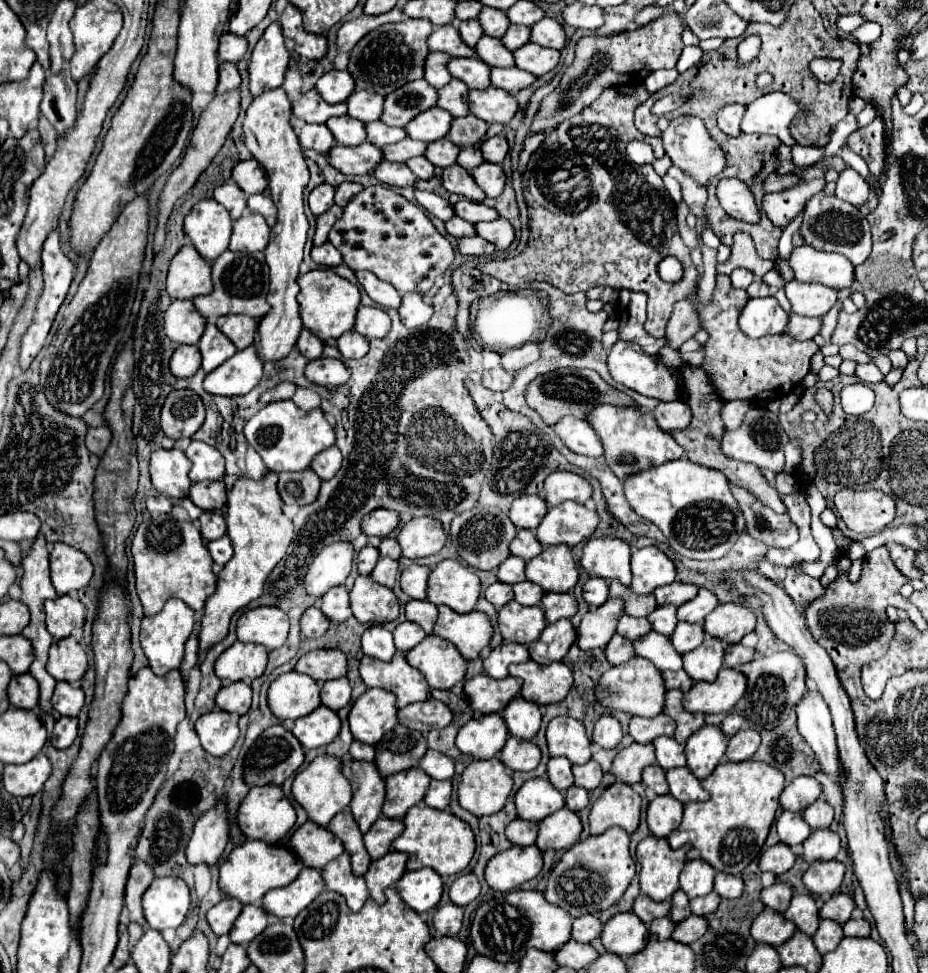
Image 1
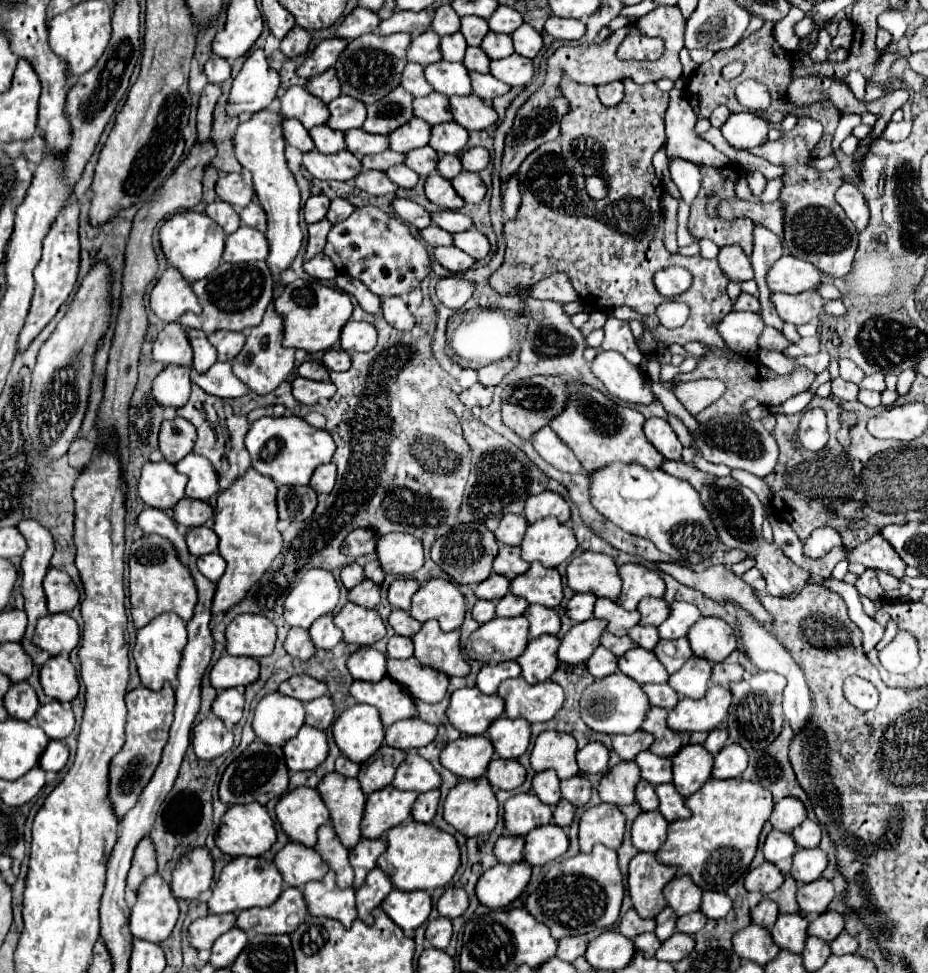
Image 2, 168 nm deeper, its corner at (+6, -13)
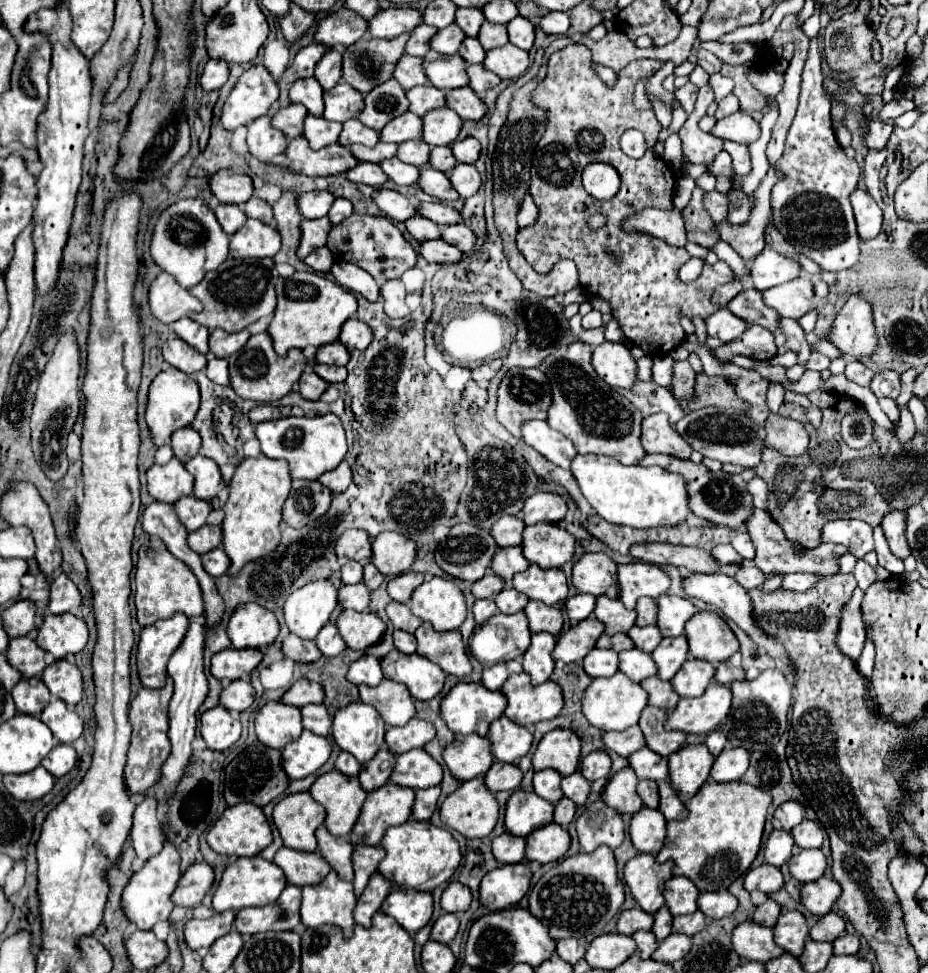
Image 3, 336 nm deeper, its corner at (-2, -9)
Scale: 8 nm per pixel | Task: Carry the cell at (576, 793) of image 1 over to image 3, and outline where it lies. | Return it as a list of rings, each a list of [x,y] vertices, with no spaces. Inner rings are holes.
[[[562,798],[554,810],[554,822],[560,826],[568,826],[576,814],[576,804],[568,798]]]

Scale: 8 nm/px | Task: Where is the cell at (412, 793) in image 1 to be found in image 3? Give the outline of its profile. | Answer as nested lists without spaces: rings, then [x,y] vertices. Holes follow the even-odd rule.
[[[392,782],[370,792],[362,806],[360,818],[352,828],[350,842],[378,846],[390,826],[408,822],[414,806],[414,794],[416,792],[412,788],[400,788]]]

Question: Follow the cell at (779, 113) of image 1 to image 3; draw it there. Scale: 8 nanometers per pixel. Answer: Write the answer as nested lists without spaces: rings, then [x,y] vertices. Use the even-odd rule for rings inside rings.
[[[738,110],[738,112],[718,120],[712,134],[718,138],[728,138],[738,144],[750,146],[752,142],[756,142],[760,138],[760,122],[756,122],[750,114]]]

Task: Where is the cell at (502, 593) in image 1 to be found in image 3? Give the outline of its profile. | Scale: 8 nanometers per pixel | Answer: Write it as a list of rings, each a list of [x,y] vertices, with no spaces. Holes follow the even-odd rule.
[[[476,600],[472,612],[474,612],[476,622],[482,624],[482,622],[486,622],[490,616],[494,616],[494,614],[498,612],[498,608],[496,608],[494,600]]]

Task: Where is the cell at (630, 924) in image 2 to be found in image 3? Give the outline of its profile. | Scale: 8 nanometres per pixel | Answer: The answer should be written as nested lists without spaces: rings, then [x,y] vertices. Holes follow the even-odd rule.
[[[640,908],[624,910],[618,918],[618,932],[620,934],[634,934],[638,930],[652,930],[654,926],[654,916]]]

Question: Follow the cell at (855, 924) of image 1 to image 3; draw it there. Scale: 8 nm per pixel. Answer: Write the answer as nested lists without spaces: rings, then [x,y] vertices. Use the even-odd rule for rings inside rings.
[[[846,934],[834,940],[834,954],[856,954],[860,948],[860,938]]]

